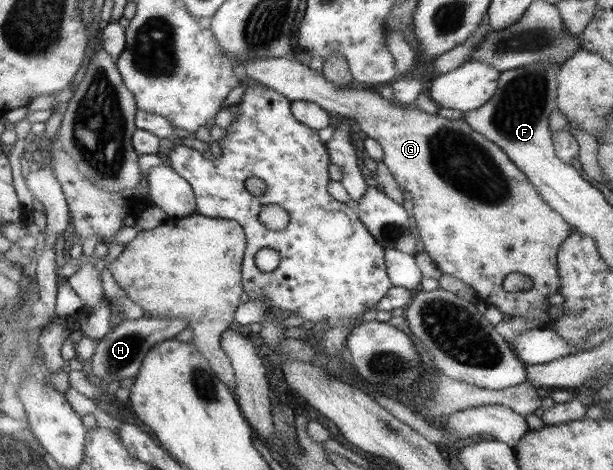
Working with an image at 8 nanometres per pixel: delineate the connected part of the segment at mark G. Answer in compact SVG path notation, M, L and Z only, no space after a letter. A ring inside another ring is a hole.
M290 57L252 58L242 62L242 65L246 75L289 101L303 101L305 104L313 102L329 114L353 118L360 124L362 132L381 146L381 161L398 187L412 197L412 218L424 245L423 252L426 252L441 274L454 276L456 280L468 284L476 292L478 300L492 304L501 314L537 323L540 328L550 329L553 326L555 320L549 318L547 311L551 305L546 298L558 293L556 256L560 244L573 231L540 199L524 174L510 162L499 146L472 130L461 118L447 119L416 108L398 107L371 90L336 87L322 73ZM510 272L528 276L532 287L517 293L504 291L502 280Z

